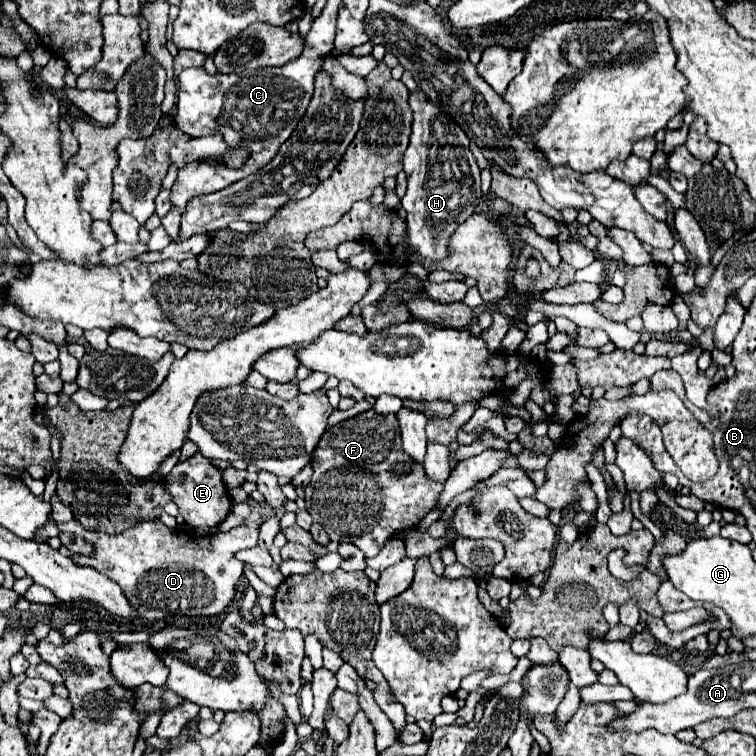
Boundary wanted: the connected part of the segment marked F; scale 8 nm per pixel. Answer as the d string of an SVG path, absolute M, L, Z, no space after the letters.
M371 409L323 433L319 447L313 453L313 479L305 487L305 501L313 521L323 525L331 541L349 541L357 545L365 557L375 557L383 549L385 541L395 537L399 529L419 523L423 509L431 509L431 505L435 505L439 489L443 489L443 485L427 481L423 467L417 467L415 461L403 453L397 417L393 413L379 415Z

